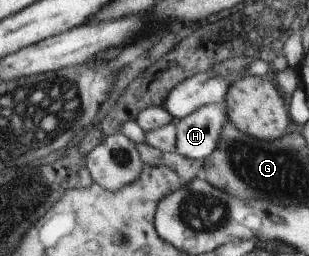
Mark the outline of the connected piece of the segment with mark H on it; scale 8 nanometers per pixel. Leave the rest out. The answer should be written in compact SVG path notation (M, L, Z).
M204 105L196 108L191 114L174 122L175 152L185 158L203 162L218 147L223 125L227 122L226 111L218 106Z

